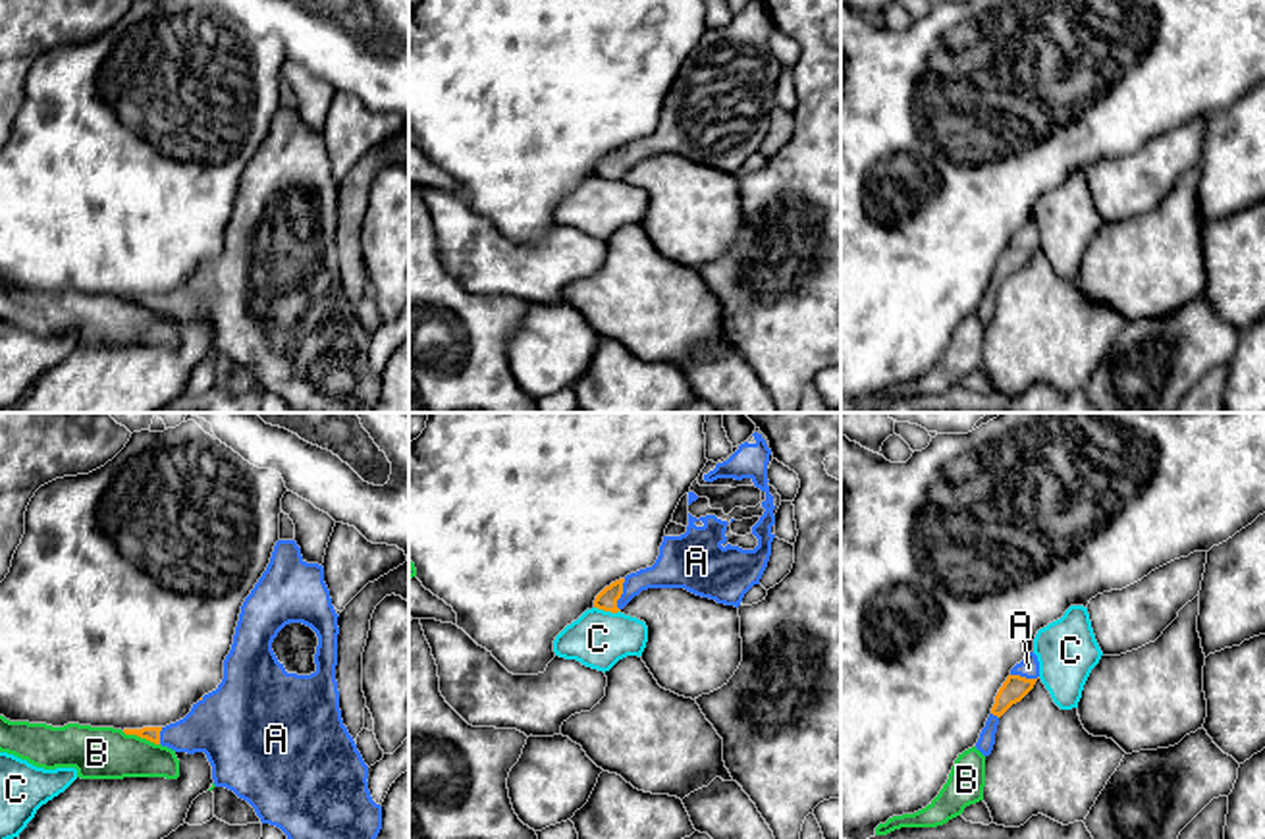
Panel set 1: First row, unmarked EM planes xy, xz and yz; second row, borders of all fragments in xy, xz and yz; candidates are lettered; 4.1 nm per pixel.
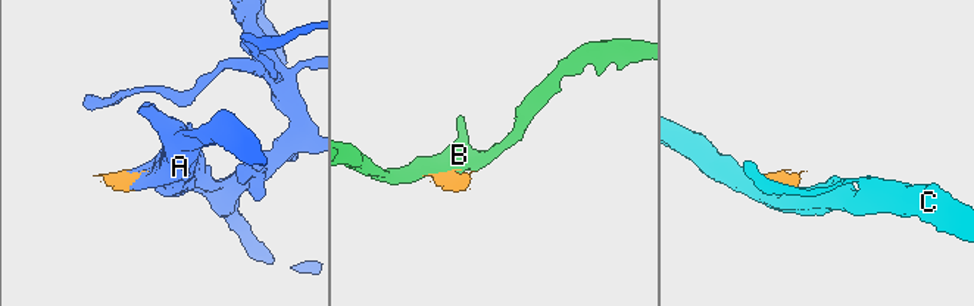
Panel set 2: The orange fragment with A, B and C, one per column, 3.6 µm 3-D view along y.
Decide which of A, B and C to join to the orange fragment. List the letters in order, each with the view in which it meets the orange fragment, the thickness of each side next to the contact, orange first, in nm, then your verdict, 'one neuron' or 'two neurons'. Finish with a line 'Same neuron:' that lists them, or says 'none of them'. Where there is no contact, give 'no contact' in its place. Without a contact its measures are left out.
A: xz | 90/180 nm | one neuron
B: xy | 60/220 nm | two neurons
C: xz | 90/240 nm | two neurons
Same neuron: A

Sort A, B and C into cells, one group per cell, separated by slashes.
A / B / C

